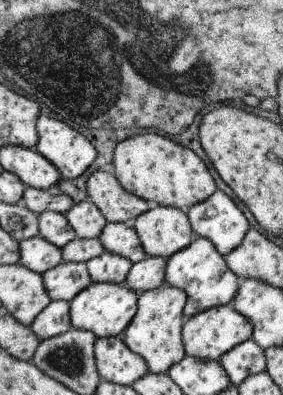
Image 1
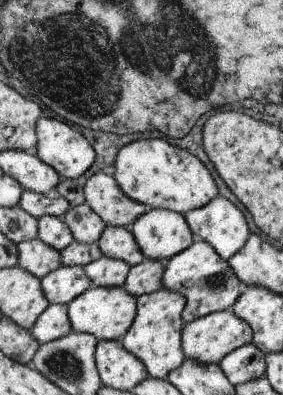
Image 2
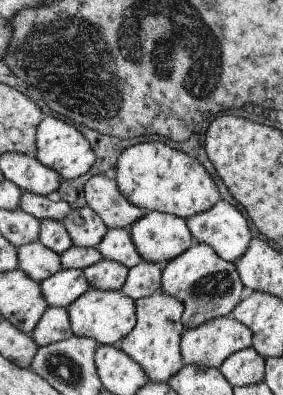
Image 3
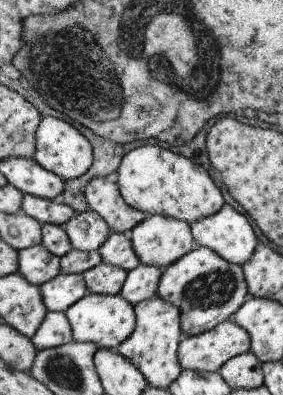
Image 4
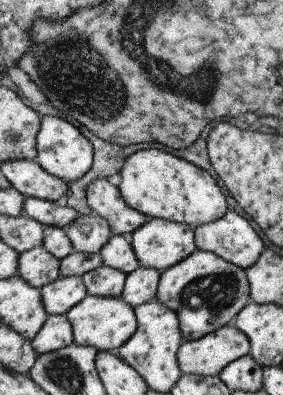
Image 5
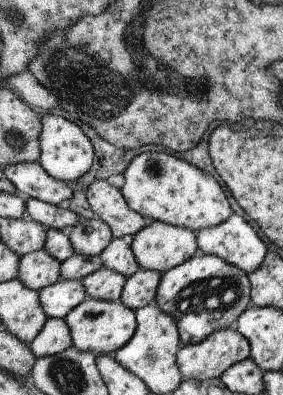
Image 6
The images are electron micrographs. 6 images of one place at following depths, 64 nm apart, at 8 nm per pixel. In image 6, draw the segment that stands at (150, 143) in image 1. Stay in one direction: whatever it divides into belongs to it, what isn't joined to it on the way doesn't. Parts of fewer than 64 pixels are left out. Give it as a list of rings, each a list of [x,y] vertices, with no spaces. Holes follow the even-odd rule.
[[[165,152],[139,154],[123,172],[123,180],[125,180],[125,184],[121,186],[121,192],[123,192],[127,206],[151,222],[163,222],[163,224],[169,224],[175,228],[185,228],[185,230],[199,234],[203,230],[221,226],[223,222],[227,222],[231,218],[231,208],[227,204],[227,198],[225,198],[221,186],[209,174],[197,170],[195,166],[191,166],[185,160],[179,160],[171,154],[165,154]]]

